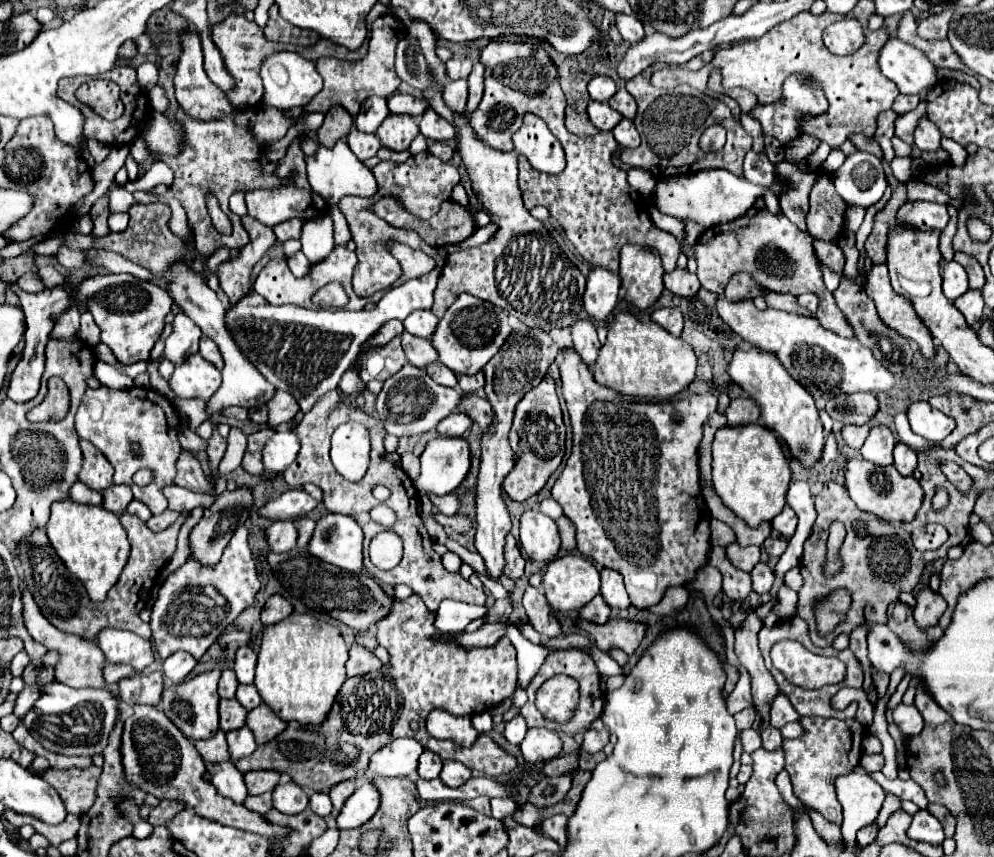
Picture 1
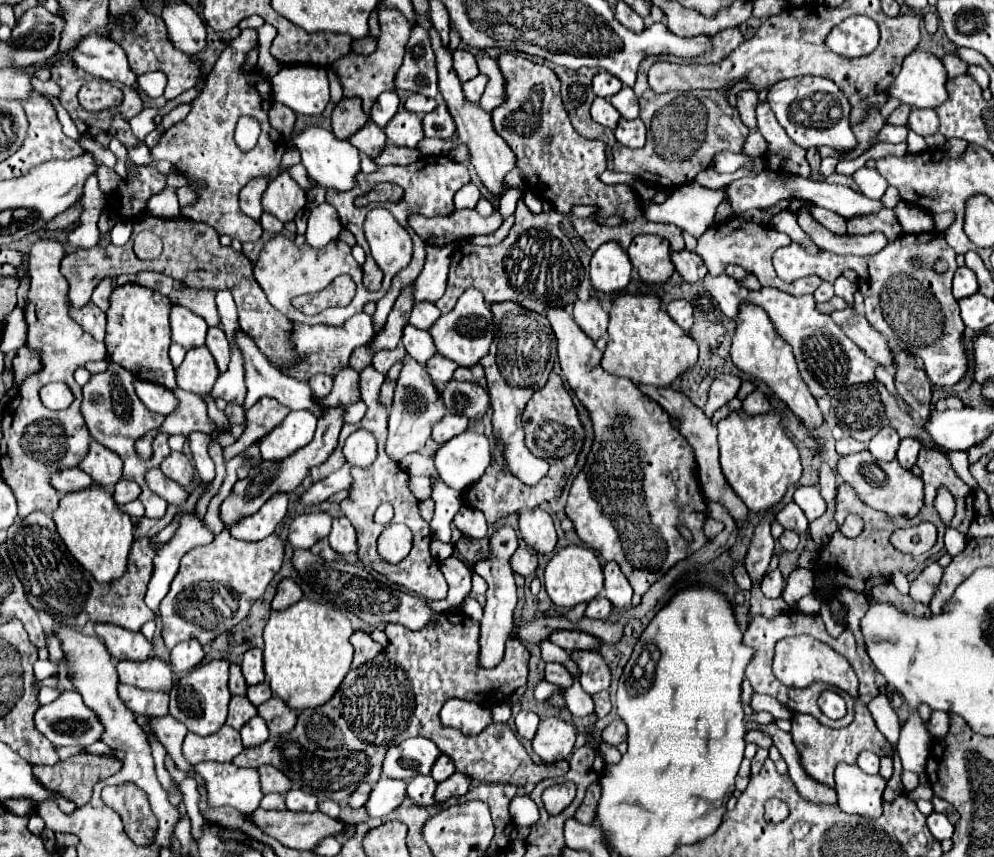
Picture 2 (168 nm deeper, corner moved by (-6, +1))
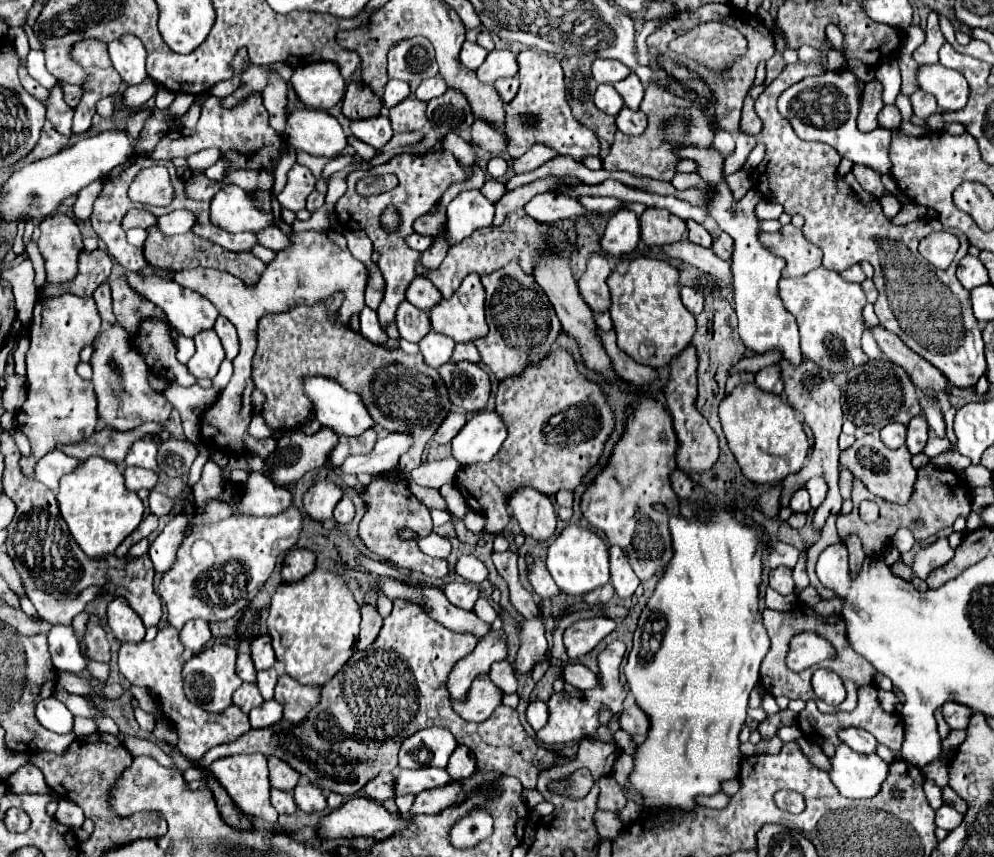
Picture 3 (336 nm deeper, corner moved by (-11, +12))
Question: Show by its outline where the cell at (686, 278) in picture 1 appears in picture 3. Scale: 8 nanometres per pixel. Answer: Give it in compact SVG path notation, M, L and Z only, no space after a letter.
M689 220L689 222L685 222L687 224L687 230L689 230L689 234L687 234L687 238L689 238L689 242L695 242L695 244L699 244L699 246L703 246L703 248L709 248L711 246L711 236L709 236L709 232L701 226L701 224L697 224L697 222L693 222L693 220Z

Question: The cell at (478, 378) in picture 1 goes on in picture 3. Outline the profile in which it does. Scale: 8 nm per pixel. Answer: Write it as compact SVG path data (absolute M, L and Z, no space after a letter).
M457 344L455 352L453 352L453 360L467 360L467 362L479 364L481 356L479 356L479 350L475 344Z

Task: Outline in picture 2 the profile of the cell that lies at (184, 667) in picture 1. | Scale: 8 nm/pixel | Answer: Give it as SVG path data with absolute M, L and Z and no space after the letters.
M190 639L186 643L178 643L172 649L172 655L170 655L170 663L172 663L176 673L178 671L188 671L188 669L196 667L202 659L204 659L204 649L194 639Z

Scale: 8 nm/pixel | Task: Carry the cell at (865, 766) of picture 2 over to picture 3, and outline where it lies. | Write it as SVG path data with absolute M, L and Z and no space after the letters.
M847 728L843 730L841 734L841 740L853 748L855 752L859 754L875 754L877 750L877 740L873 734L869 734L867 730L861 730L861 728Z

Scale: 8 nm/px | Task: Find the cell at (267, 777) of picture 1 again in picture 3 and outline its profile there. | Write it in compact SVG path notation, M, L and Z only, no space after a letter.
M269 756L267 760L269 760L269 782L271 782L271 786L277 790L291 792L297 786L299 772L295 772L287 762L283 762L275 756Z

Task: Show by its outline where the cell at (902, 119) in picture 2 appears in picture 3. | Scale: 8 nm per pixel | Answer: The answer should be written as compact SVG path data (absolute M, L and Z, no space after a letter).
M889 104L879 112L879 126L895 130L895 128L899 128L899 124L901 124L901 112L895 104Z

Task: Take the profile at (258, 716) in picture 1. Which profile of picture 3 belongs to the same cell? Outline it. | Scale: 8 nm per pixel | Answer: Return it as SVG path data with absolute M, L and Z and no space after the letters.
M283 674L275 686L275 700L283 706L283 720L297 724L319 702L319 688L301 686L297 680Z

